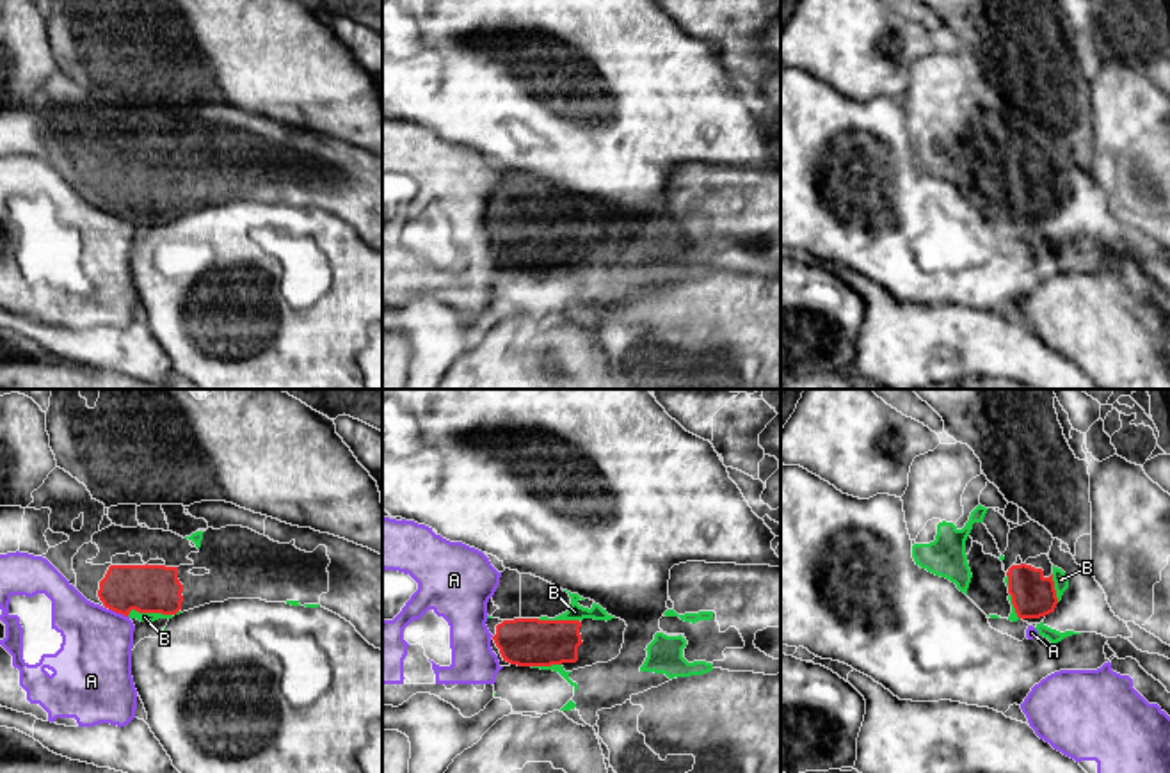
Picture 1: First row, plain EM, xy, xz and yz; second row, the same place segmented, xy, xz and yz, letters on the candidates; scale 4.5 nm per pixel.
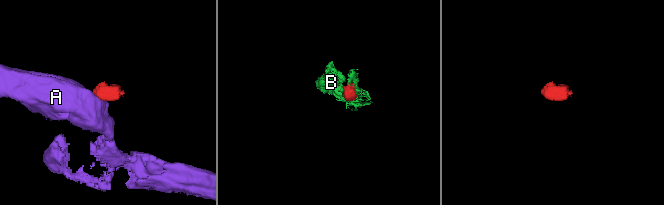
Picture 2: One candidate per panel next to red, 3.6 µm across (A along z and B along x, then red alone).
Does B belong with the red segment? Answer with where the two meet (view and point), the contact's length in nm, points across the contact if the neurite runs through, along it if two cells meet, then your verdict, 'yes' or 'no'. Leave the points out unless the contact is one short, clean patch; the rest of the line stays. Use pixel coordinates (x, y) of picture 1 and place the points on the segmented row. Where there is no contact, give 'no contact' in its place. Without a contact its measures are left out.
contact xy (150, 612); length 200 nm; way xy (148, 589), (150, 612), (144, 617); yes

